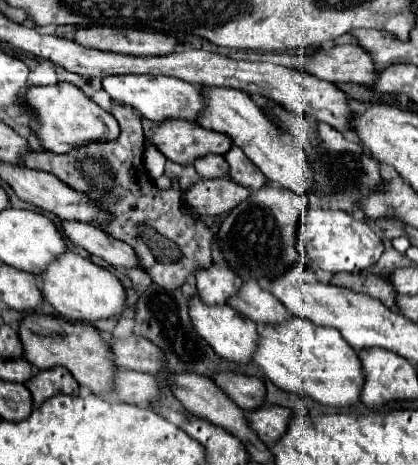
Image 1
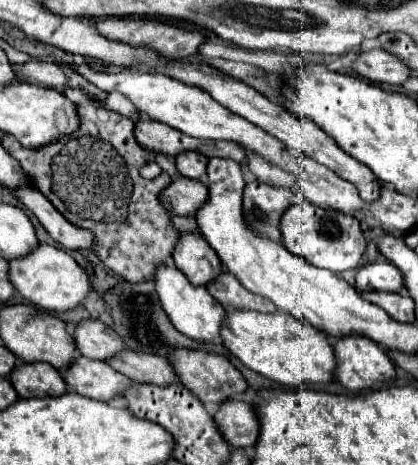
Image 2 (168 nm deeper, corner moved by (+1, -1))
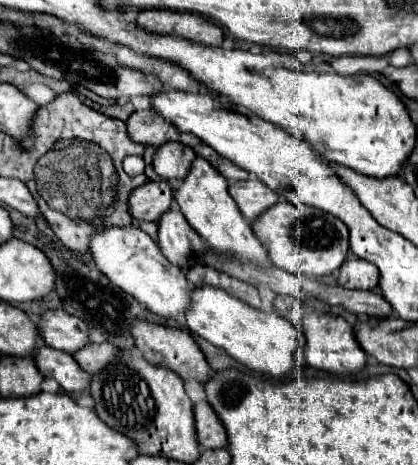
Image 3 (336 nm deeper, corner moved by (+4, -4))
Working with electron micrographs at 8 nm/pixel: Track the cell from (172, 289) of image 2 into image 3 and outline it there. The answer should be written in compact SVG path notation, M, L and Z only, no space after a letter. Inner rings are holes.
M136 224L96 232L90 240L90 252L98 270L114 280L118 288L130 292L150 312L162 316L164 320L178 320L188 312L192 286L186 274L178 266L170 264L160 252L158 244Z

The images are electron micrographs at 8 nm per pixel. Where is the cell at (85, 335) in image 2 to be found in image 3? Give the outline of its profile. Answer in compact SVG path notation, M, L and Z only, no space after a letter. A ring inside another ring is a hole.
M50 310L42 316L40 334L46 346L62 352L78 352L82 344L90 342L88 324L82 318L70 316L64 310Z

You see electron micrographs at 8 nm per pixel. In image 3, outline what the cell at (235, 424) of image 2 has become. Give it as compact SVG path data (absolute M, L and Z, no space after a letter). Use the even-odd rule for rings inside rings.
M208 400L196 402L194 418L198 442L202 448L228 448L226 428L222 428L222 420L218 420L218 414L210 408Z

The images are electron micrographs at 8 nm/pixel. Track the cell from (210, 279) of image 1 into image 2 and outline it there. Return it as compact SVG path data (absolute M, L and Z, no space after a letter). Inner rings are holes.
M181 233L173 251L175 267L181 269L193 285L205 285L213 281L223 269L217 253L209 243L193 233Z

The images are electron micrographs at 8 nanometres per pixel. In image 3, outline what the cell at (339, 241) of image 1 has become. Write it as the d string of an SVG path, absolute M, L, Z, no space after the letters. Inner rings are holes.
M278 202L268 208L254 224L254 234L266 246L274 266L298 276L326 276L338 270L348 256L348 228L336 216L304 204Z

